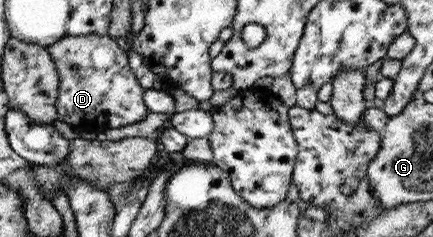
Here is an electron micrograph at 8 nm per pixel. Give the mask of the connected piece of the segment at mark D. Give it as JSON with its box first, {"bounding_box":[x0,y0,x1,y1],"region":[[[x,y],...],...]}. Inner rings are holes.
{"bounding_box":[46,35,148,134],"region":[[[84,35],[62,37],[46,48],[54,62],[58,89],[57,119],[78,133],[97,134],[142,121],[148,115],[143,89],[128,65],[124,44],[109,36]]]}

